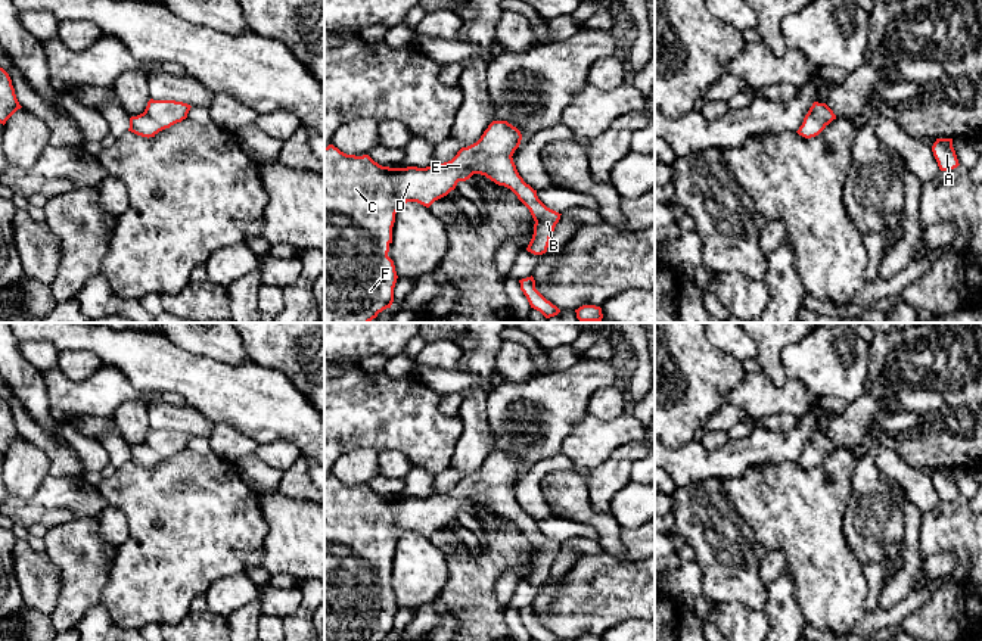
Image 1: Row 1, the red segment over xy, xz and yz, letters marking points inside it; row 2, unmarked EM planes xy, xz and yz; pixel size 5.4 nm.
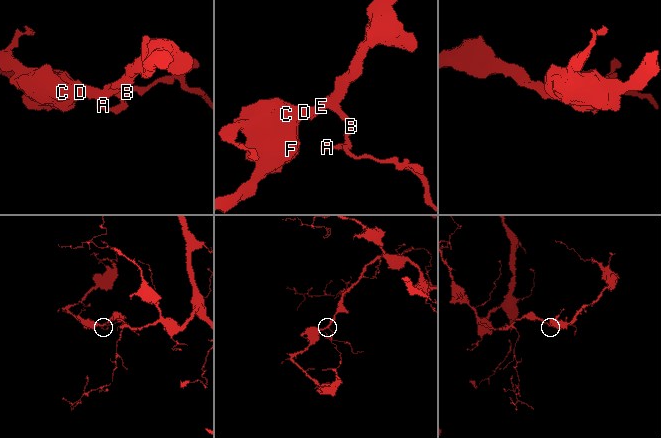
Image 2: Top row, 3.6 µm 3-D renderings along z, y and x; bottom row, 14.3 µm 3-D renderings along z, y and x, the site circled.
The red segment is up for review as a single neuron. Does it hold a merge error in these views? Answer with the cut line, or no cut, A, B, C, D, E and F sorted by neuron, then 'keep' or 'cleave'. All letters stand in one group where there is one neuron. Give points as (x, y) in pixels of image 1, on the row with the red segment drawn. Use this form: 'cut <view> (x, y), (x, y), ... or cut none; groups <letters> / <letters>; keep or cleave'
cut none; groups A B C D E F; keep

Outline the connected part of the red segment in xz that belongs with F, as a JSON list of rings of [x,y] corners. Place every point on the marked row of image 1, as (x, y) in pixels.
[[[492,121],[476,143],[462,147],[451,161],[426,168],[382,167],[369,155],[347,155],[333,144],[324,147],[324,323],[370,323],[391,308],[398,276],[388,252],[397,211],[407,202],[429,208],[473,174],[485,175],[518,196],[535,221],[526,251],[546,253],[562,214],[547,208],[519,175],[512,156],[520,140],[516,127]]]

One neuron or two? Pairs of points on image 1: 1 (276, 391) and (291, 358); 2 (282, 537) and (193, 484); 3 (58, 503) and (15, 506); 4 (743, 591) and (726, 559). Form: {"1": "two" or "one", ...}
{"1": "two", "2": "two", "3": "one", "4": "one"}

